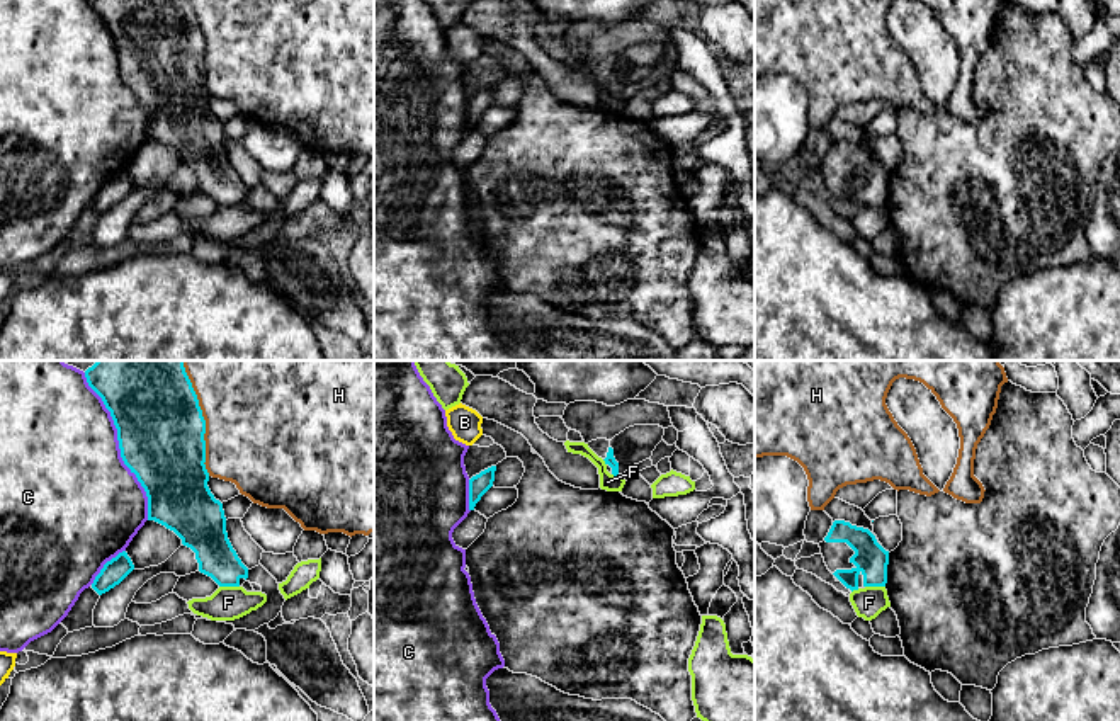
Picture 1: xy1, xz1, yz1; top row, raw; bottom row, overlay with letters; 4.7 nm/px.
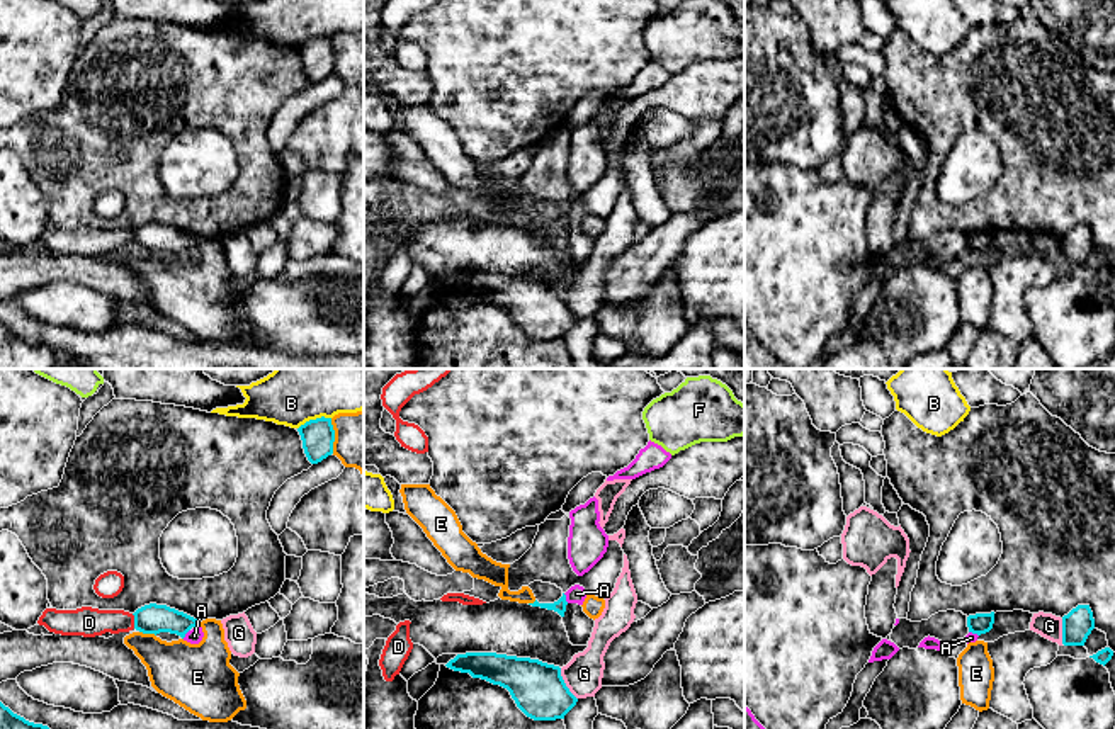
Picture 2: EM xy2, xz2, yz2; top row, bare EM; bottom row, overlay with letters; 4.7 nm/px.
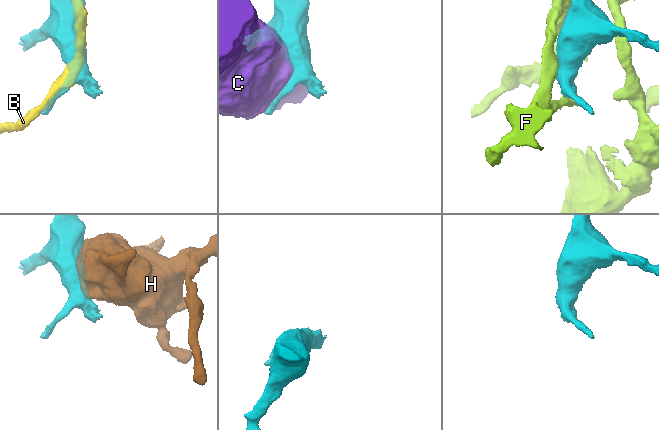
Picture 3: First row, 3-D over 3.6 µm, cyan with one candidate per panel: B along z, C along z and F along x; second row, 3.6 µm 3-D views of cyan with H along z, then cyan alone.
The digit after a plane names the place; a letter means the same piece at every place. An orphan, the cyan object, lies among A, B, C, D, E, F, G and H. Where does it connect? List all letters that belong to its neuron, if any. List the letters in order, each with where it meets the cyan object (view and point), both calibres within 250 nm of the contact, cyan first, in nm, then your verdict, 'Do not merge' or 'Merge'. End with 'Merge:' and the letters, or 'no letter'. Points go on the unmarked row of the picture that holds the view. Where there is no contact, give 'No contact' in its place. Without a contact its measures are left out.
A: Touches cyan at xz2 (565, 218). Thickness 60 nm (cyan) against 90 nm. Do not merge
B: Touches cyan at xy2 (313, 39). Thickness 160 nm (cyan) against 220 nm. Do not merge
C: Touches cyan at xy1 (121, 70). Thickness 420 nm (cyan) against 480 nm. Do not merge
D: Touches cyan at xy2 (135, 240). Thickness 140 nm (cyan) against 140 nm. Do not merge
E: Touches cyan at xy2 (333, 55). Thickness 160 nm (cyan) against 260 nm. Do not merge
F: Touches cyan at xy1 (230, 204). Thickness 190 nm (cyan) against 160 nm. Do not merge
G: Touches cyan at xz2 (565, 303). Thickness 260 nm (cyan) against 180 nm. Do not merge
H: Touches cyan at xy1 (204, 48). Thickness 420 nm (cyan) against 500 nm. Do not merge
Merge: no letter

